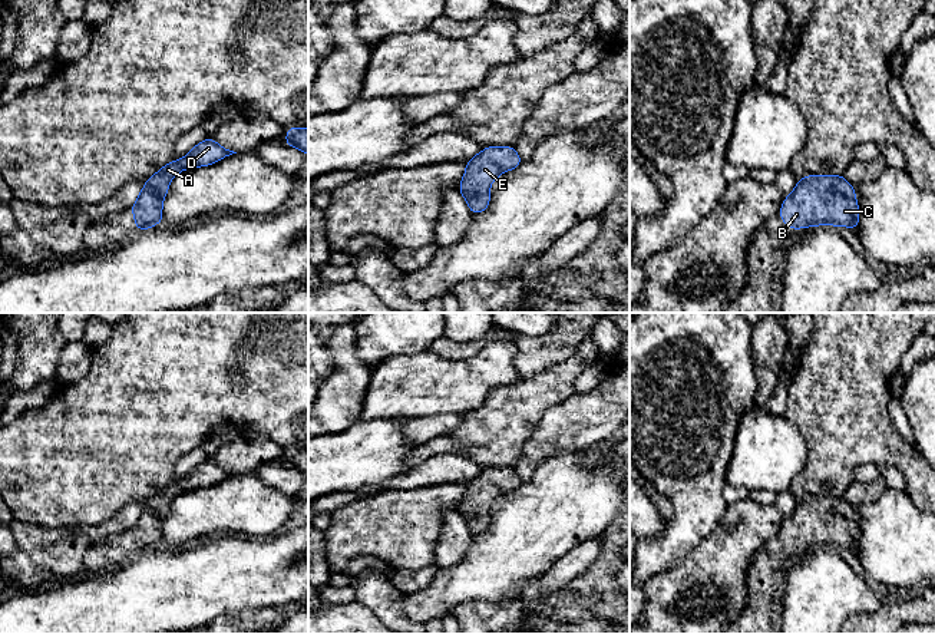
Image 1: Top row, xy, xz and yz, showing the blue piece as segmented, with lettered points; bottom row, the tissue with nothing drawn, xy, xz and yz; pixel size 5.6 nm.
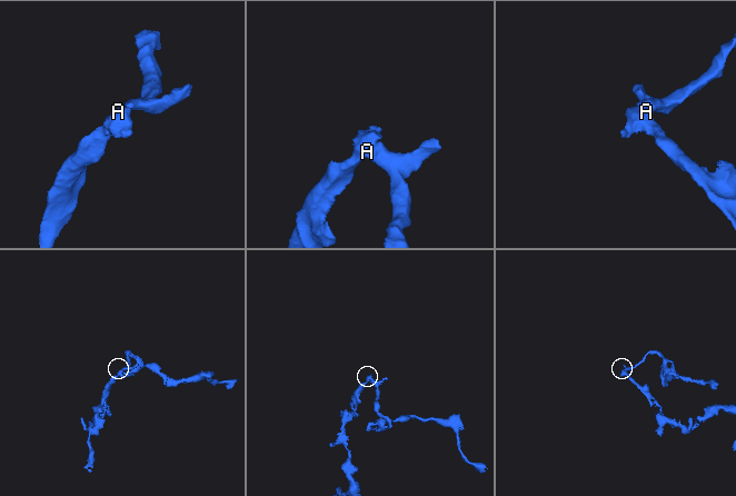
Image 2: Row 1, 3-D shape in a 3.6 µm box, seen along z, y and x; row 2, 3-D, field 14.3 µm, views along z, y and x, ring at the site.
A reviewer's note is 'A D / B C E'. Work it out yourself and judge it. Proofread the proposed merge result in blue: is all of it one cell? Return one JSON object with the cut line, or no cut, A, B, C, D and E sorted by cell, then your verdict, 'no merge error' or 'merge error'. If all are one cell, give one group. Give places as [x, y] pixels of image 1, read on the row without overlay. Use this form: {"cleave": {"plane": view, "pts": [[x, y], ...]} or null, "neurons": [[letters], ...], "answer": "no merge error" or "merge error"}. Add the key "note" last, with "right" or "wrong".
{"cleave": null, "neurons": [["A", "B", "C", "D", "E"]], "answer": "no merge error", "note": "wrong"}

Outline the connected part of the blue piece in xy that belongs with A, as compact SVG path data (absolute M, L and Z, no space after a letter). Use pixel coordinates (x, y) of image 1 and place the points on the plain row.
M207 459L195 466L182 481L171 482L168 486L162 488L153 498L146 501L138 521L130 528L136 552L143 552L163 544L163 518L168 515L169 503L176 495L184 491L212 486L232 475L237 473L224 470L214 460Z

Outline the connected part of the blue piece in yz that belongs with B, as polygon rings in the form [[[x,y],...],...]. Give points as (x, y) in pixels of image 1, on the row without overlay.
[[[807,496],[797,501],[794,512],[784,519],[779,538],[790,551],[830,545],[858,552],[859,528],[855,509],[843,499]]]

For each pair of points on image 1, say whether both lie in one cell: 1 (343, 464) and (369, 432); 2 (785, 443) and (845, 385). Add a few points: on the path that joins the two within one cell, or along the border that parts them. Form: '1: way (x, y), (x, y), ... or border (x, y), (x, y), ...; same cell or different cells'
1: way (350, 456), (367, 439); same cell
2: border (783, 416), (805, 441), (806, 464); different cells

